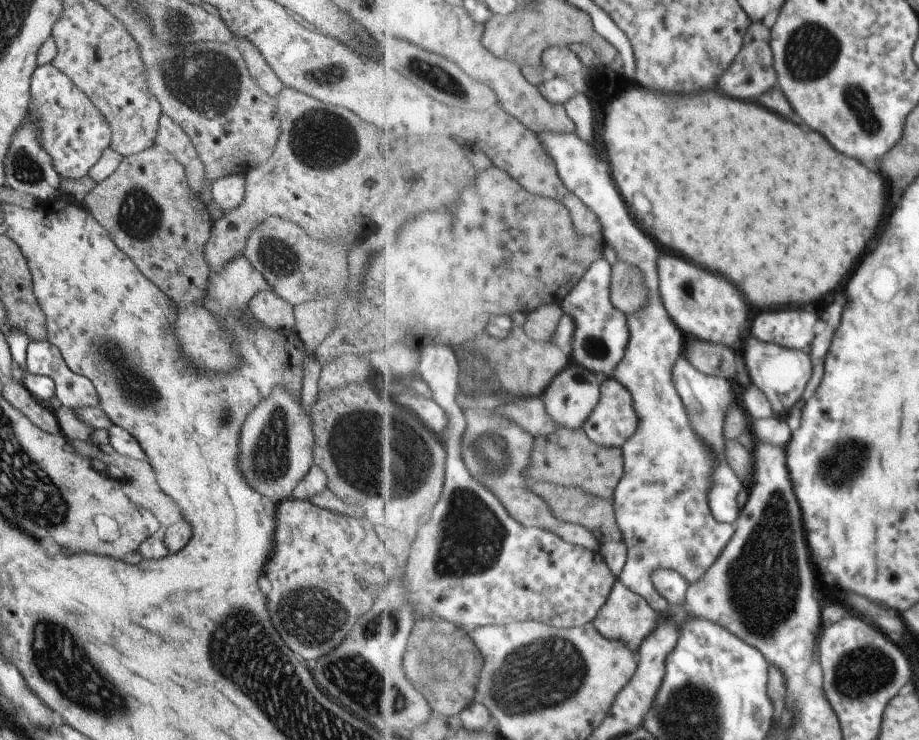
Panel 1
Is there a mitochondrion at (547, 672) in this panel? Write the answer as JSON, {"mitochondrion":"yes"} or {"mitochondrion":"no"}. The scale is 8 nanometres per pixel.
{"mitochondrion":"yes"}

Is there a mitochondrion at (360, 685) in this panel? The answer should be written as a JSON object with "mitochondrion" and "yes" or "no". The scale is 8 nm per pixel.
{"mitochondrion":"yes"}

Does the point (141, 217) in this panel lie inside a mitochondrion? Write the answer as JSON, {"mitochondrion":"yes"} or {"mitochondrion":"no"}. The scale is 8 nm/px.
{"mitochondrion":"yes"}

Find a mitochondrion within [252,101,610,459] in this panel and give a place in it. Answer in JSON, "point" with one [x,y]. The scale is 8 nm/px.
{"point":[322,137]}

